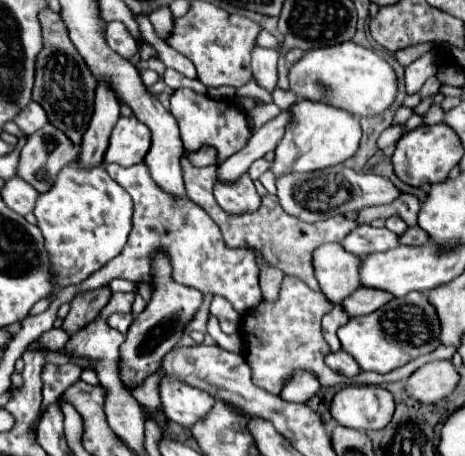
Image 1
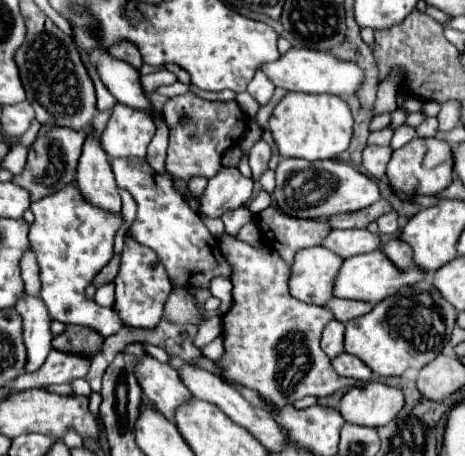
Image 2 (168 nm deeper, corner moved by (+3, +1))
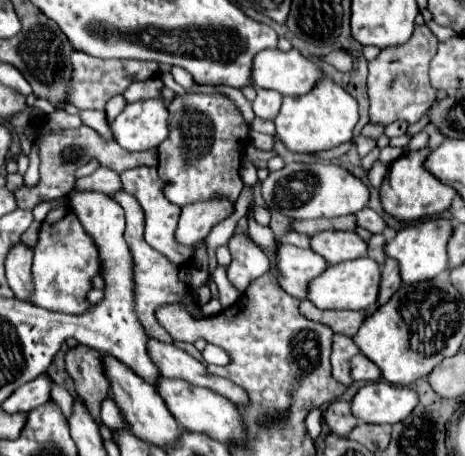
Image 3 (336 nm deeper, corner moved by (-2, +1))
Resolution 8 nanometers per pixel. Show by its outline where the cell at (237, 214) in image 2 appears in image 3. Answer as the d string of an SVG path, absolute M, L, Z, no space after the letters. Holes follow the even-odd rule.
M234 235L228 243L232 253L232 263L228 267L230 283L244 293L248 285L268 271L268 259L258 245L254 245L246 235Z

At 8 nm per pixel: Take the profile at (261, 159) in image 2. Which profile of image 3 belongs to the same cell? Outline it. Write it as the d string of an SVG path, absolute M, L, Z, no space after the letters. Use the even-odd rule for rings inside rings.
M252 131L252 133L250 133L250 143L252 143L256 149L270 151L270 149L274 147L274 137L272 137L272 135L264 135L264 133Z

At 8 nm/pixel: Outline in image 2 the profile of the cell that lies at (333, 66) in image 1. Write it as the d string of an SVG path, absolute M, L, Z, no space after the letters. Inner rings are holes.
M291 47L279 61L261 65L261 69L273 81L275 87L283 87L287 91L301 91L301 93L331 93L345 99L357 95L365 81L365 73L357 63L337 59L331 53L321 53L321 51L303 49L303 47L299 49Z

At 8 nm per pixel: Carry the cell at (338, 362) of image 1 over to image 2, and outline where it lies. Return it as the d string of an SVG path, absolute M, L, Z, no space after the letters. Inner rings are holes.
M341 353L339 357L331 359L331 365L343 377L351 377L351 379L357 379L357 381L373 379L373 371L361 359L357 359L349 353Z

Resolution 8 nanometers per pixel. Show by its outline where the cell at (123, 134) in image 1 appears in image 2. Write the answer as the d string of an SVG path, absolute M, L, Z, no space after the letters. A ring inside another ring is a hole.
M117 103L113 107L113 115L111 115L105 131L101 133L101 145L109 157L145 157L147 145L153 139L153 135L155 135L155 123L147 113L133 111L129 107Z

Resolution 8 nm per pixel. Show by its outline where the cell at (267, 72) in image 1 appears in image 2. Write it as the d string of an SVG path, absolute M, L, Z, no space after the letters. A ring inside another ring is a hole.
M257 69L255 77L251 79L251 83L249 83L249 87L247 87L247 91L249 91L261 105L265 105L265 103L271 99L273 89L275 89L275 85L271 85L269 77L267 77L261 69Z

